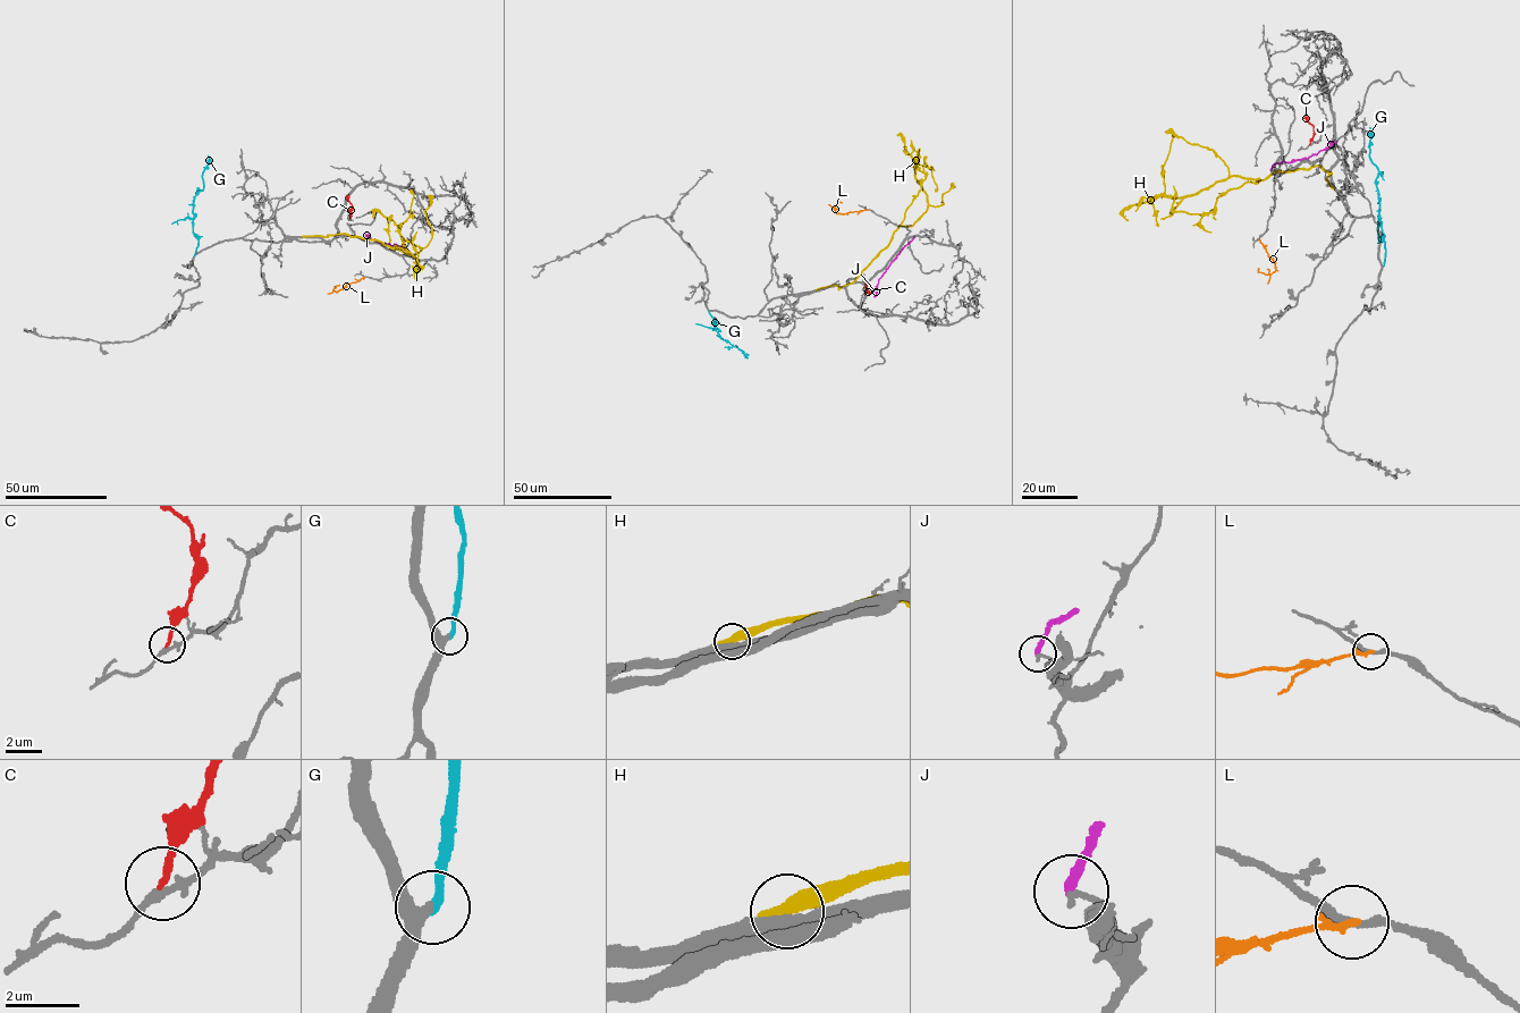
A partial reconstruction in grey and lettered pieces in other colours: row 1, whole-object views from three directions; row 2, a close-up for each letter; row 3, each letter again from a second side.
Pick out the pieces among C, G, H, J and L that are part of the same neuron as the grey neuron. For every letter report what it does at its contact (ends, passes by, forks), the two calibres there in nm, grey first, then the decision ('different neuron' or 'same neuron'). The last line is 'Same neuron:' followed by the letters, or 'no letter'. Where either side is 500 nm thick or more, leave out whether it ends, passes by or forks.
C: it ends there; 200 nm thick on the grey side, 180 nm on the other; different neuron
G: it ends there; 320 nm thick on the grey side, 240 nm on the other; same neuron
H: 480 nm thick on the grey side, 550 nm on the other; different neuron
J: it ends there; 160 nm thick on the grey side, 280 nm on the other; different neuron
L: it ends there; 200 nm thick on the grey side, 200 nm on the other; different neuron
Same neuron: G

